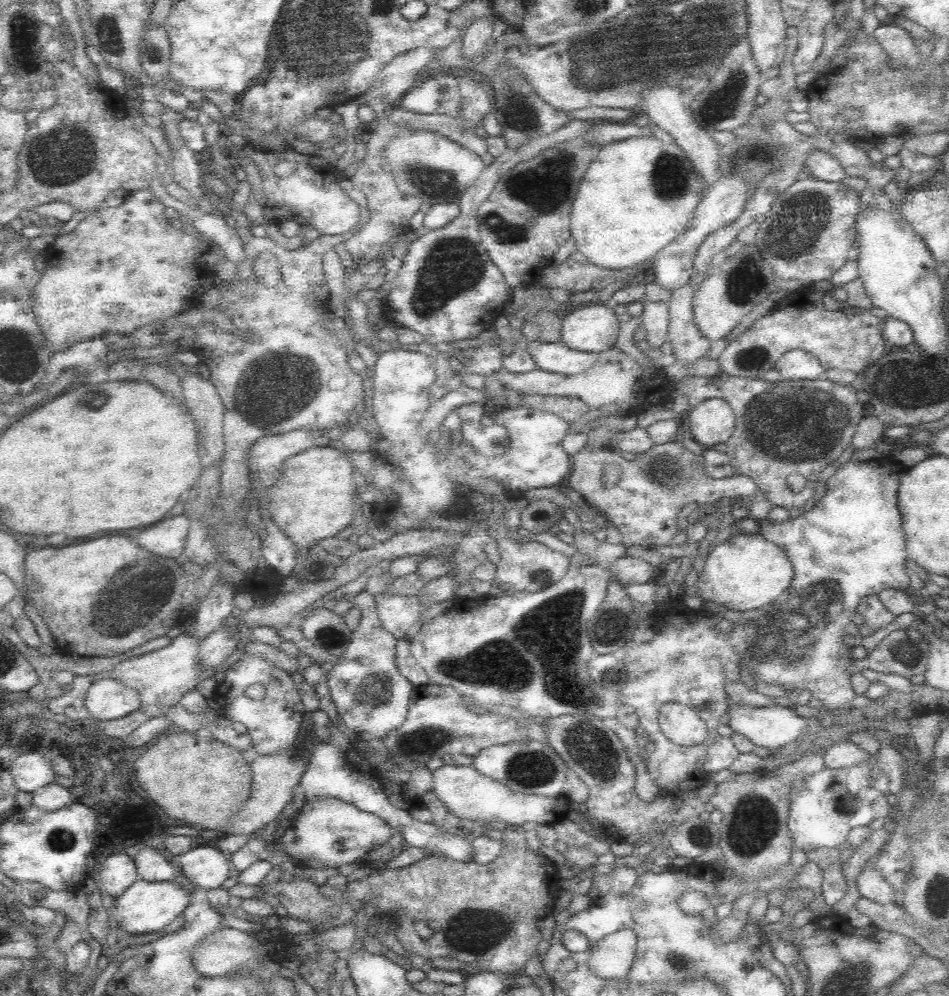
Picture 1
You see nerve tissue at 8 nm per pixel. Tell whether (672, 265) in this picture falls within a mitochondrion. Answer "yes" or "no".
no

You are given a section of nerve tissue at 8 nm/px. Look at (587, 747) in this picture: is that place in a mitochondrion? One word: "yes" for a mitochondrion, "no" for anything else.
yes

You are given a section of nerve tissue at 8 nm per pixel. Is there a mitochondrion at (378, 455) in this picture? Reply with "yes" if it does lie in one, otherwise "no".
no

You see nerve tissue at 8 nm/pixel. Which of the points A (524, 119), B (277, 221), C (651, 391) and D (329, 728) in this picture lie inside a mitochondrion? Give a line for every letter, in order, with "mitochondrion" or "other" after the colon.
A: mitochondrion
B: other
C: other
D: other

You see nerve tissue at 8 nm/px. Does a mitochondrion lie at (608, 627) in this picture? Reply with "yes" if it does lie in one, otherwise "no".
yes

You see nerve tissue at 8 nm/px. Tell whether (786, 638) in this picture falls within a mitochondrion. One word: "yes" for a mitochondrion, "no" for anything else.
yes

